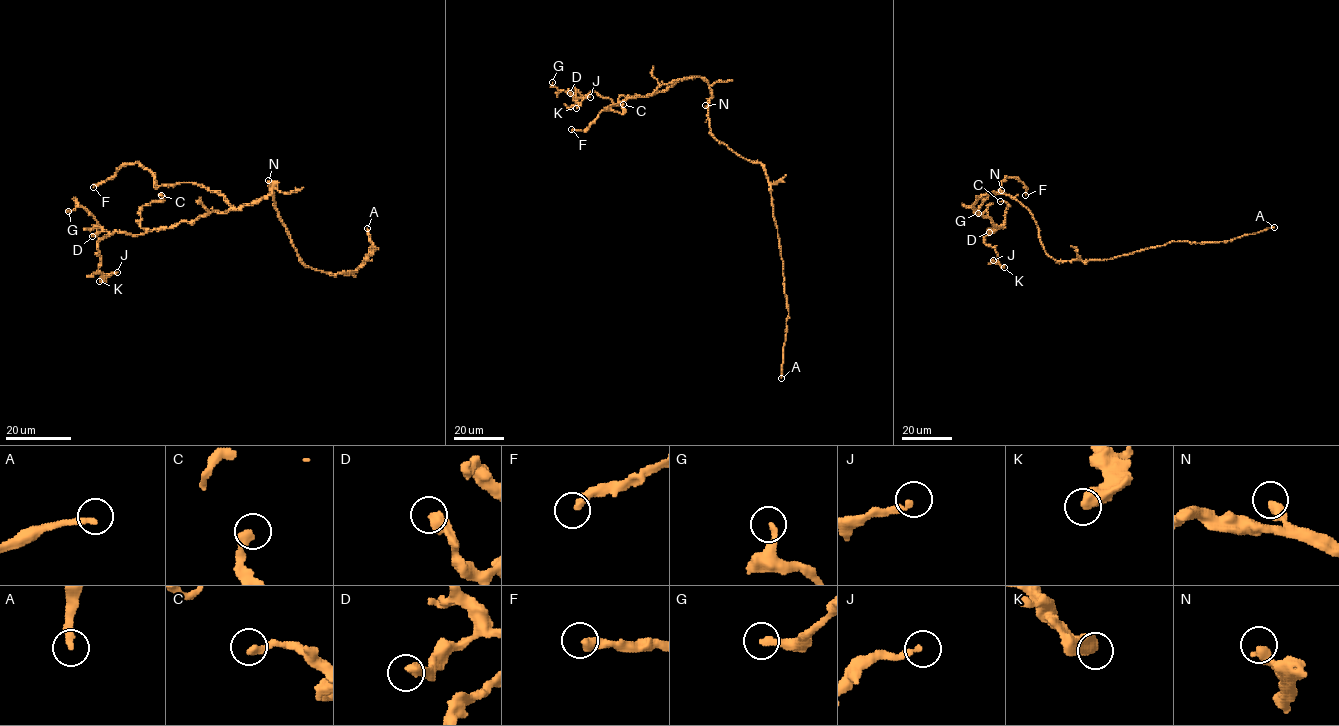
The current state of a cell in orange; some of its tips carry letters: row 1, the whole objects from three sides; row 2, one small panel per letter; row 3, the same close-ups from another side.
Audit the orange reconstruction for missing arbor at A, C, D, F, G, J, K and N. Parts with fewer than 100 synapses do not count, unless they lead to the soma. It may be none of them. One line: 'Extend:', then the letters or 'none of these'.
Extend: A

